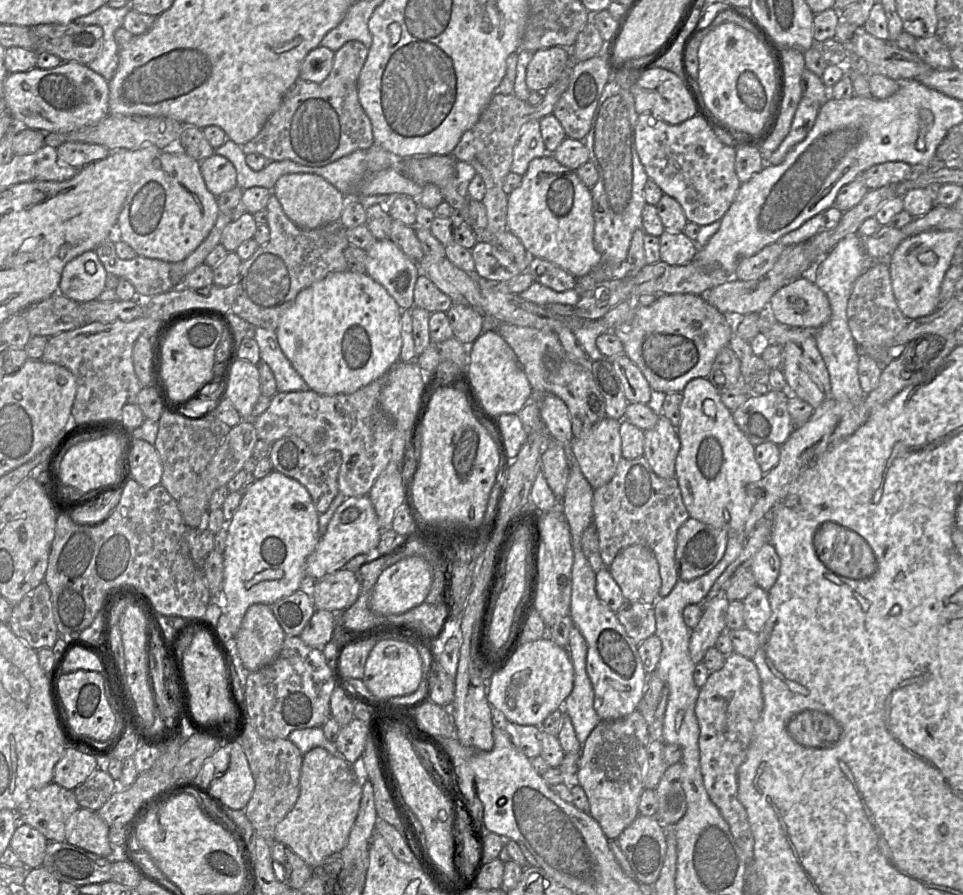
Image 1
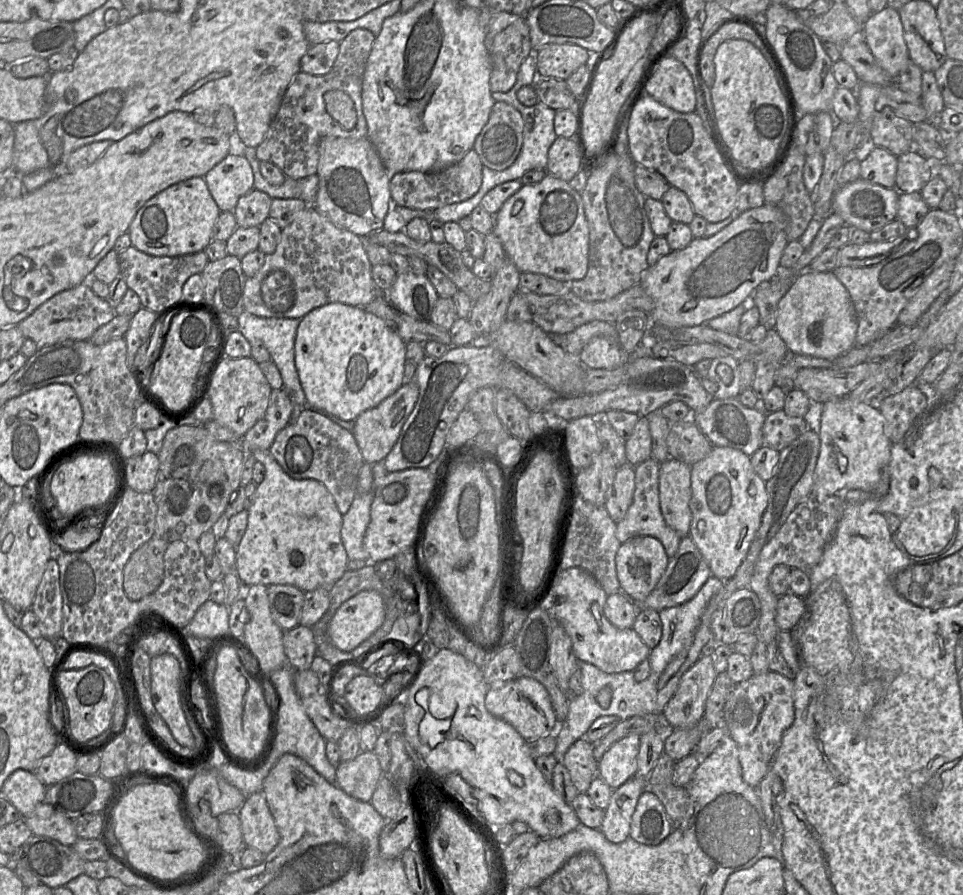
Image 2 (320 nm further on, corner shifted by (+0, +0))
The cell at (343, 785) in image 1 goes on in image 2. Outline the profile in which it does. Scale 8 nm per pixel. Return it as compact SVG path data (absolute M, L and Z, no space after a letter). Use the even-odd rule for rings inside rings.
M263 791L253 793L238 810L246 847L268 855L278 845L280 835Z

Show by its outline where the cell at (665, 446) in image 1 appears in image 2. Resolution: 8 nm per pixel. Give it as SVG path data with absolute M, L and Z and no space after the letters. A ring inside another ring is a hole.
M673 458L660 463L661 512L667 525L674 529L681 538L690 533L691 495L691 466Z

